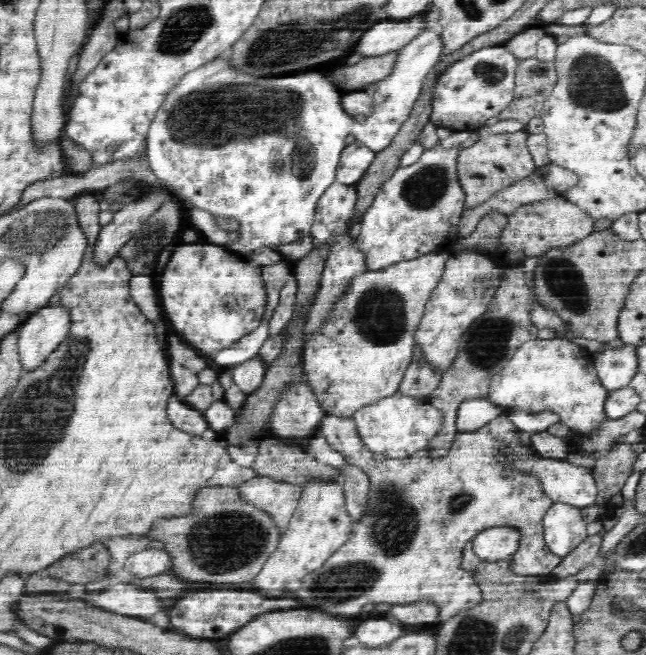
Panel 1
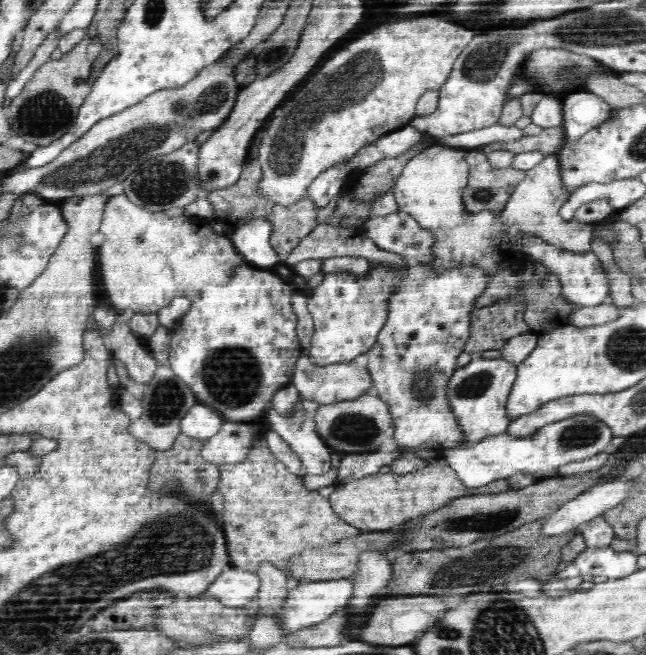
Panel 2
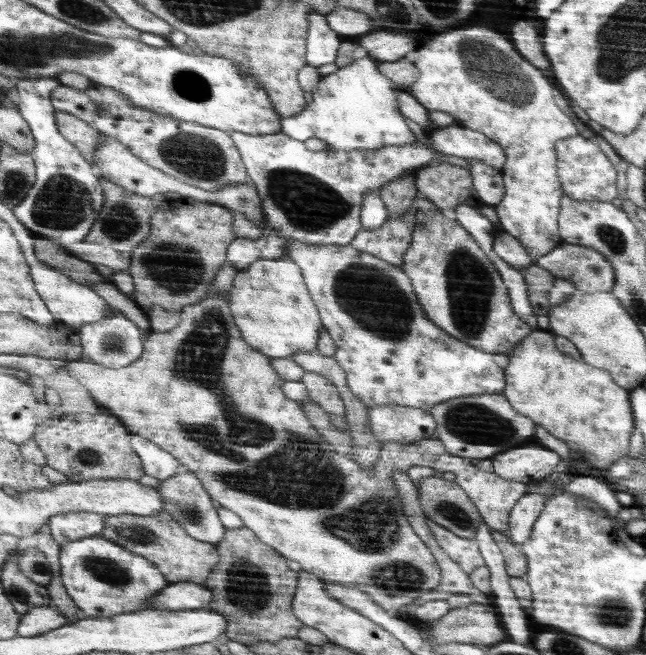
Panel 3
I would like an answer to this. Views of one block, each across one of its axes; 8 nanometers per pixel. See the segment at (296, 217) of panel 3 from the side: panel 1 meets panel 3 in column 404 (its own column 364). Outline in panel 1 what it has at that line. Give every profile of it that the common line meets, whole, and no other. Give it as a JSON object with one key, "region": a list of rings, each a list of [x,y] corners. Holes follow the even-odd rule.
{"region":[[[351,143],[344,148],[340,164],[335,172],[335,181],[340,184],[358,184],[375,159],[376,152],[370,150],[366,145]]]}

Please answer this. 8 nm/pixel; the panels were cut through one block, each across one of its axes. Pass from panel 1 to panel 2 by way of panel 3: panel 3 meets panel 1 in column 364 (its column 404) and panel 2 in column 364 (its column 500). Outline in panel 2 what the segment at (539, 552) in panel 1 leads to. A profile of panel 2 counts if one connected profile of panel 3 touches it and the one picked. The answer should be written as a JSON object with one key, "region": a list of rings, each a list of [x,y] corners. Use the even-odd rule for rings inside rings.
{"region":[[[439,456],[426,468],[416,472],[403,475],[392,472],[373,473],[372,476],[364,476],[360,480],[337,484],[334,492],[329,496],[329,501],[338,516],[361,531],[387,531],[388,528],[394,528],[396,524],[418,517],[421,513],[432,513],[442,505],[456,500],[457,497],[506,491],[510,491],[506,479],[496,480],[478,488],[468,488],[459,479],[456,471]]]}

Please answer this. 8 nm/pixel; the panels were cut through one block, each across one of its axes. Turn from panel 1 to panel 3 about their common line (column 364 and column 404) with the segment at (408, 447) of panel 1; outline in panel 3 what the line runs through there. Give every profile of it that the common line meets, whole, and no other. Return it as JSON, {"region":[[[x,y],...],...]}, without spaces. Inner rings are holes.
{"region":[[[398,405],[366,407],[370,431],[382,446],[390,441],[410,444],[435,433],[436,422],[427,410]]]}

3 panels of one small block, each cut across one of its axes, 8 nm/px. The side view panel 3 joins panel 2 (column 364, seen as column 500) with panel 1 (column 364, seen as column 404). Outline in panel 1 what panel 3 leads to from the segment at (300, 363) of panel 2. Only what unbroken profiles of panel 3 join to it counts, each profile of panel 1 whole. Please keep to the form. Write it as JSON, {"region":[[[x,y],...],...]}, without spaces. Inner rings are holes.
{"region":[[[428,253],[417,259],[402,260],[388,268],[376,271],[364,269],[349,280],[344,296],[340,296],[330,307],[330,318],[316,332],[309,334],[303,350],[305,382],[308,382],[326,414],[351,418],[360,408],[396,394],[415,355],[415,334],[426,304],[433,289],[440,283],[450,255]]]}

